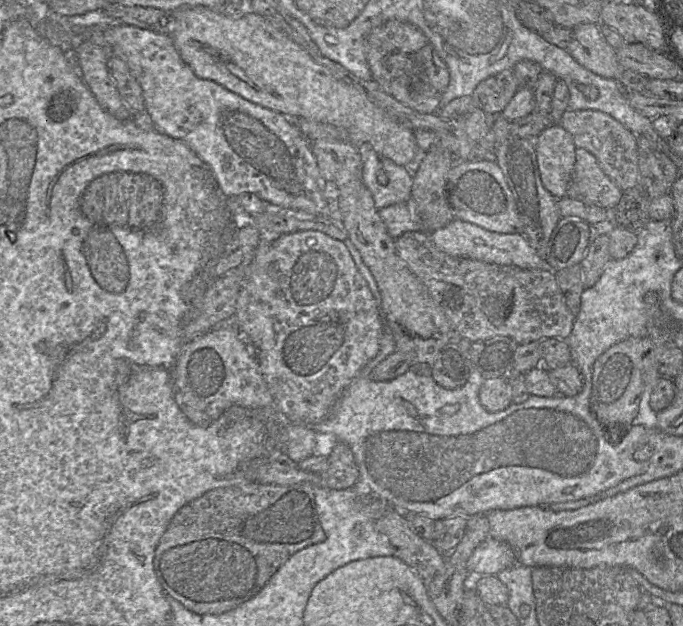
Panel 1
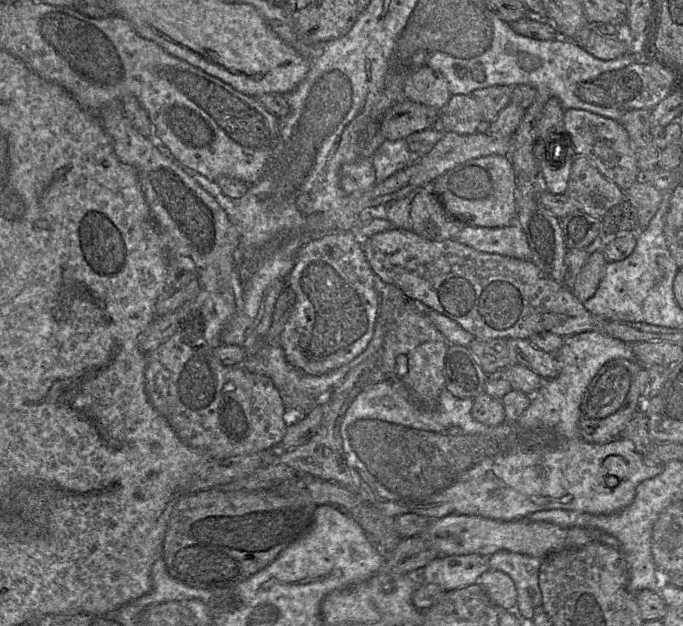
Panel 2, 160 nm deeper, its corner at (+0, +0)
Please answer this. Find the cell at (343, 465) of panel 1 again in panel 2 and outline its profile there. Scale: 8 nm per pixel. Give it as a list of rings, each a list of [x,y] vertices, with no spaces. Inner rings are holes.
[[[211,488],[175,498],[161,546],[162,559],[173,578],[194,588],[229,586],[259,572],[289,545],[311,532],[317,507],[306,491],[282,497],[270,490],[225,492]]]

